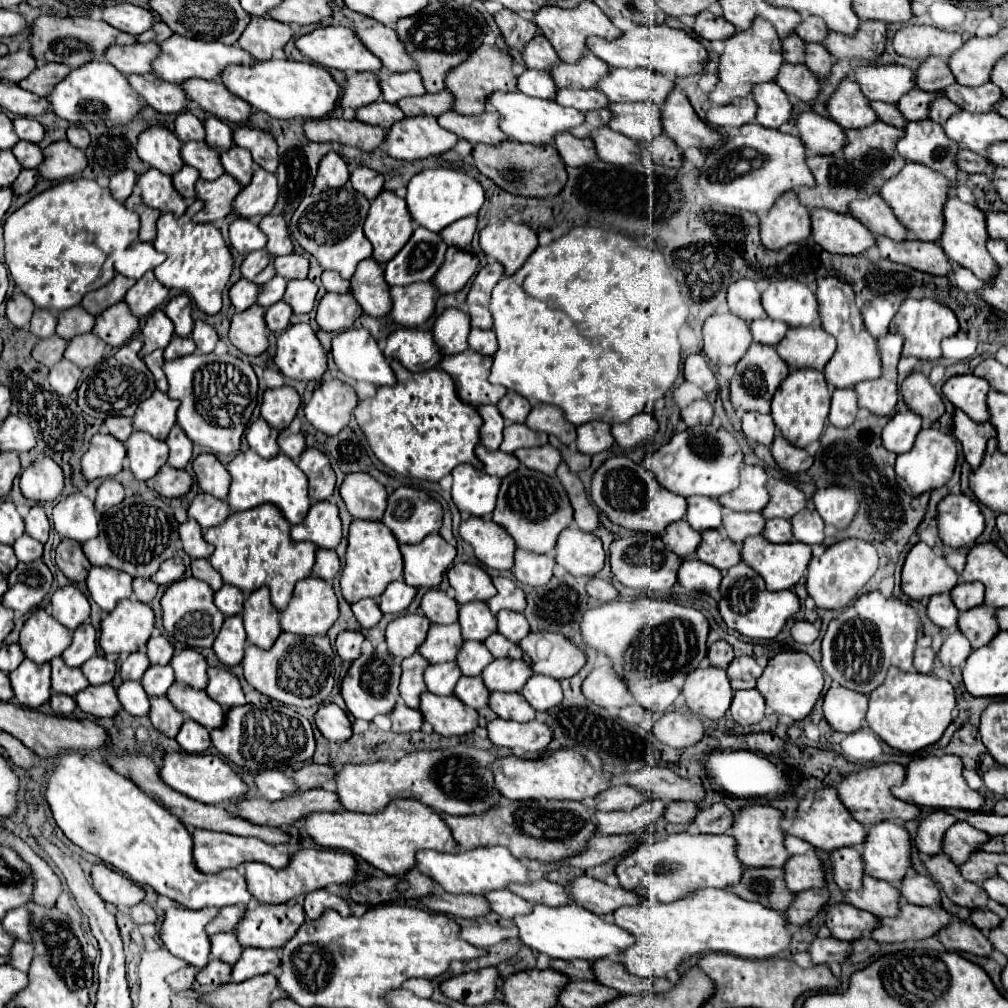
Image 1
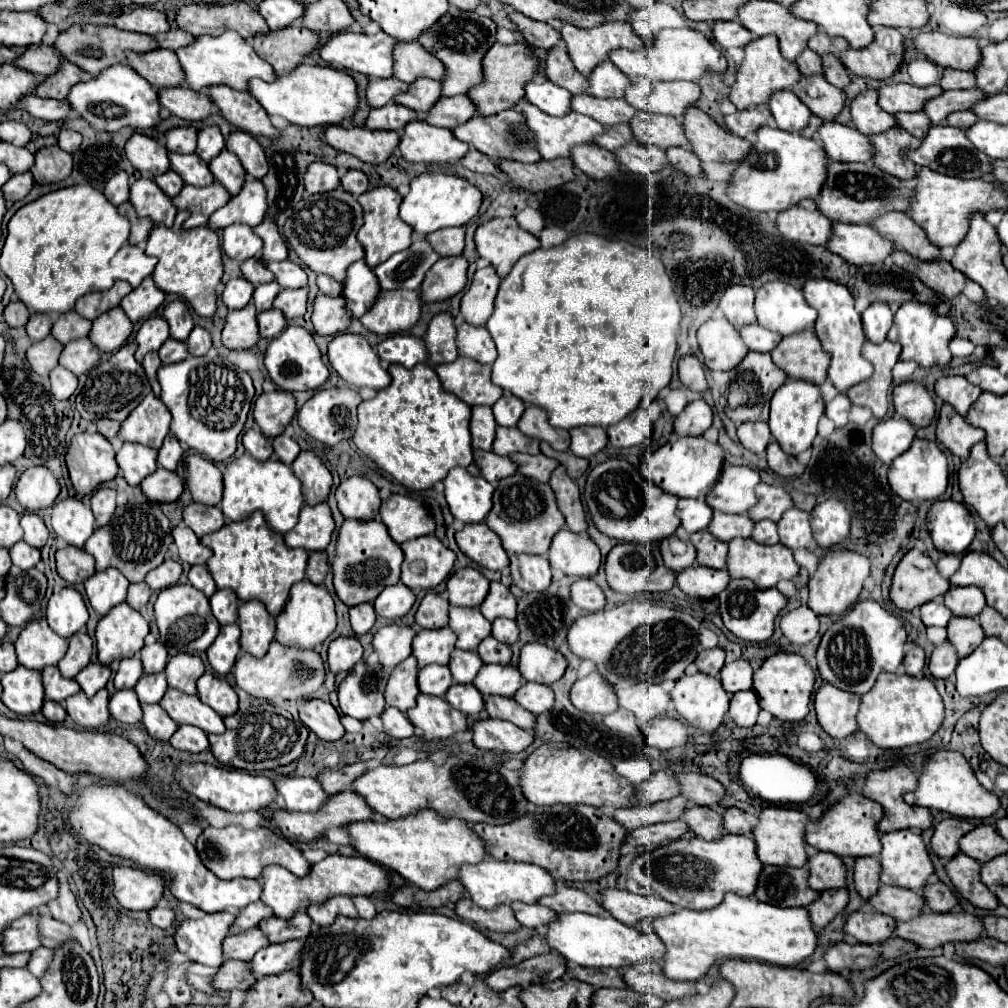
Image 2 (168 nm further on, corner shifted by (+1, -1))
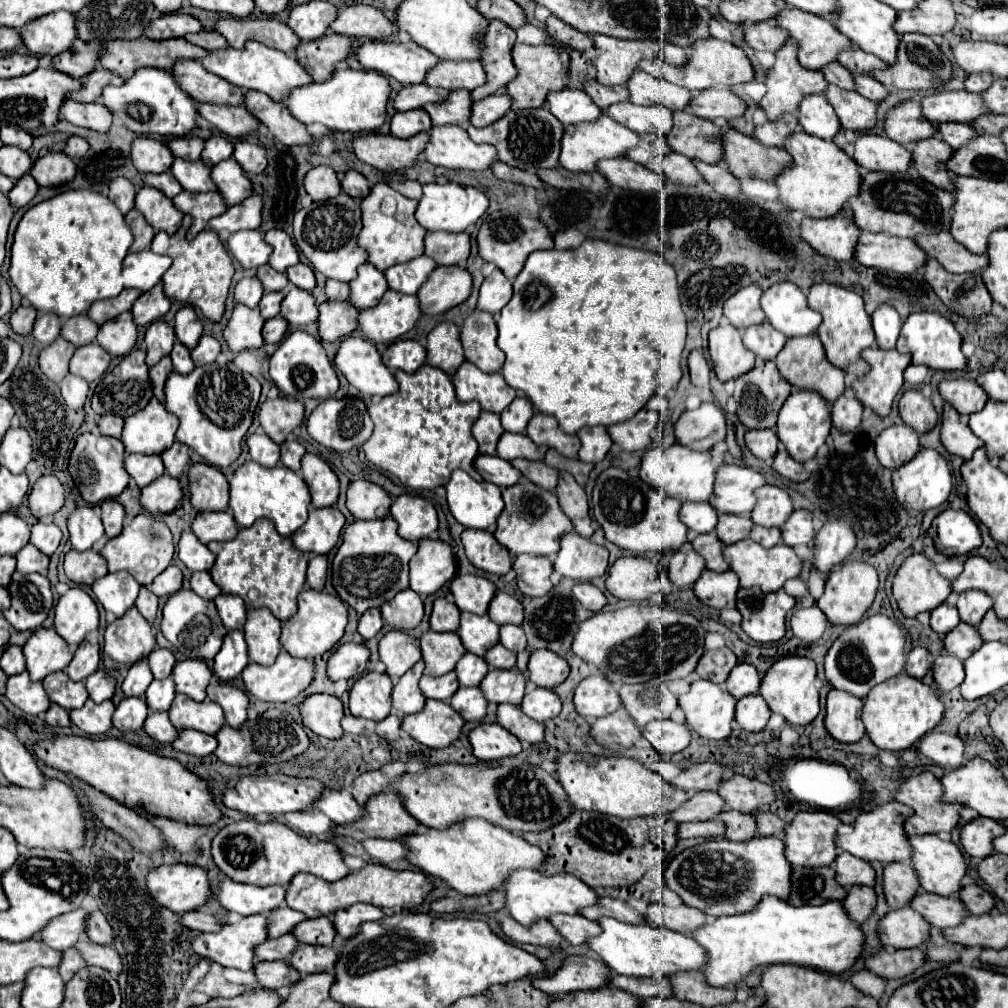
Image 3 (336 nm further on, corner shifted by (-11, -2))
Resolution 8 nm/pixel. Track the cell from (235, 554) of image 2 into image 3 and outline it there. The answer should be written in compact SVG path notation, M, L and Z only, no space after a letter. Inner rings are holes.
M260 519L256 525L240 529L232 541L210 543L208 547L216 553L216 563L210 569L210 575L222 593L240 595L250 609L268 607L280 621L288 621L296 613L296 599L306 583L306 565L310 555L298 551L290 537L280 535L272 521Z

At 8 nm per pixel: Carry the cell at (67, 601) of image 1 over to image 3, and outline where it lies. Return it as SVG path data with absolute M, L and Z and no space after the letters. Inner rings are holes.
M80 587L68 589L56 605L54 629L74 651L90 631L98 629L98 607Z

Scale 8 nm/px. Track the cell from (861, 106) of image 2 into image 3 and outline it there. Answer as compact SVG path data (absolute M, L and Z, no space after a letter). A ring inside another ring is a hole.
M914 99L894 105L884 117L884 133L892 141L910 147L918 139L936 135L936 127L920 113L920 103Z

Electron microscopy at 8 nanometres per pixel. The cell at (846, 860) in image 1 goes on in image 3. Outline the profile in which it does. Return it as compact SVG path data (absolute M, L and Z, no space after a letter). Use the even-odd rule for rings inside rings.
M886 863L882 873L884 897L892 909L900 909L908 905L910 897L918 891L916 873L908 863Z

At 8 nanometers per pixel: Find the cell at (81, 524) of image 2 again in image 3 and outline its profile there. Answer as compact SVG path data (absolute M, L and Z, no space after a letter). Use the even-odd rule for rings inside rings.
M84 505L74 509L68 517L68 531L70 531L70 543L76 551L92 549L92 545L104 535L100 507Z

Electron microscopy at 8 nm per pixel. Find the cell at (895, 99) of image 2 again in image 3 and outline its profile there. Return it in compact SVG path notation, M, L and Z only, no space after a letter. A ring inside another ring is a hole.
M938 91L932 95L922 97L922 115L930 123L940 121L956 121L956 123L970 123L972 119L988 113L984 105L980 105L978 93L960 91Z

